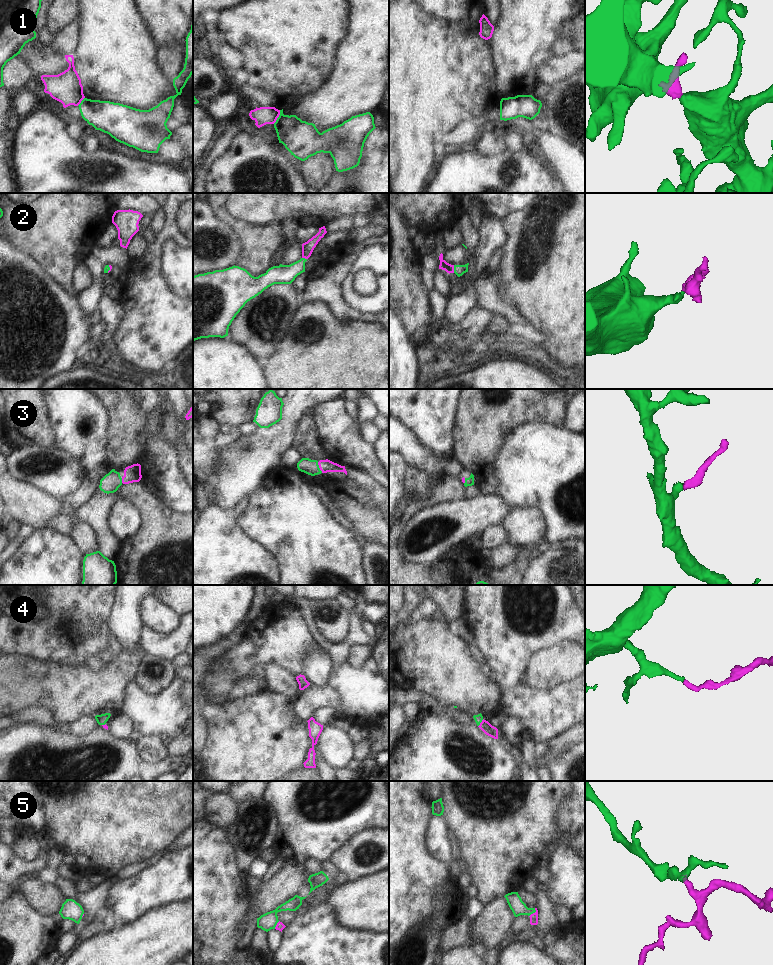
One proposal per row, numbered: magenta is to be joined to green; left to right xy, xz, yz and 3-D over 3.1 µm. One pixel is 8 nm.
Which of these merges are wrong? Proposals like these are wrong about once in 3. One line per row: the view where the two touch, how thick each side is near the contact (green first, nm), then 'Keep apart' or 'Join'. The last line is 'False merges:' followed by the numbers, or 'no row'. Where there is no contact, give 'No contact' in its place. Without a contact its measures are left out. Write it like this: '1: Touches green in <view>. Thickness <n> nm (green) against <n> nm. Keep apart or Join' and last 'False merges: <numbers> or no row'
1: Touches green in xz. Thickness 280 nm (green) against 140 nm. Keep apart
2: Touches green in yz. Thickness 90 nm (green) against 70 nm. Join
3: Touches green in xz. Thickness 120 nm (green) against 100 nm. Join
4: Touches green in yz. Thickness 70 nm (green) against 90 nm. Join
5: Touches green in yz. Thickness 120 nm (green) against 60 nm. Join
False merges: 1.

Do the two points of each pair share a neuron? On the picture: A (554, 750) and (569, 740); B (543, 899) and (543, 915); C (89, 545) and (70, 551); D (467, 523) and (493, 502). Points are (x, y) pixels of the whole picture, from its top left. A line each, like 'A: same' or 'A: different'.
A: same
B: same
C: different
D: same

